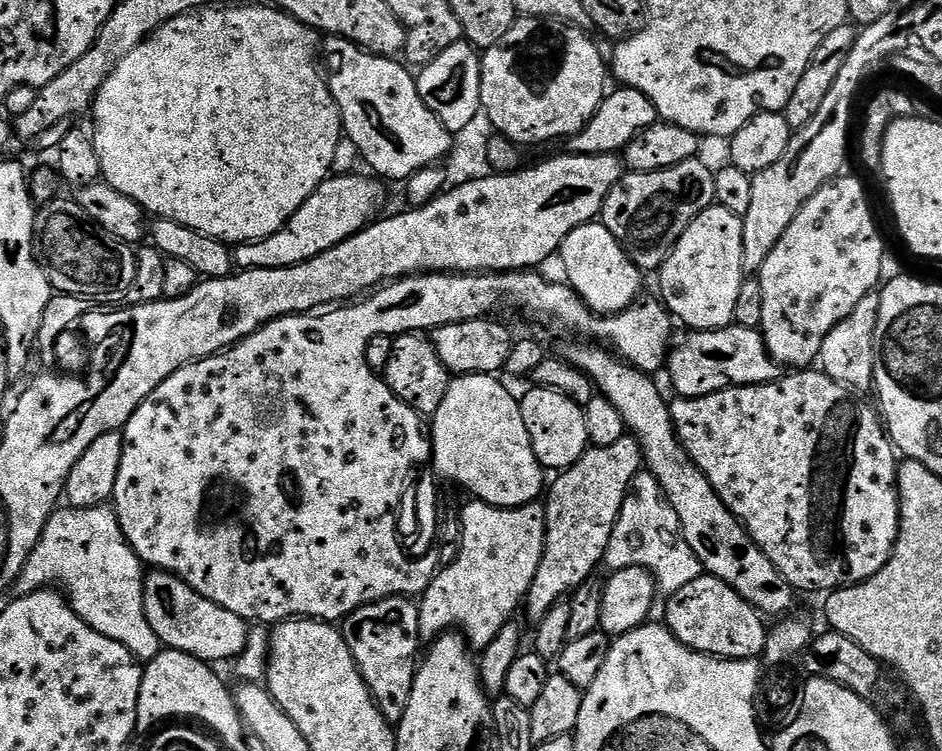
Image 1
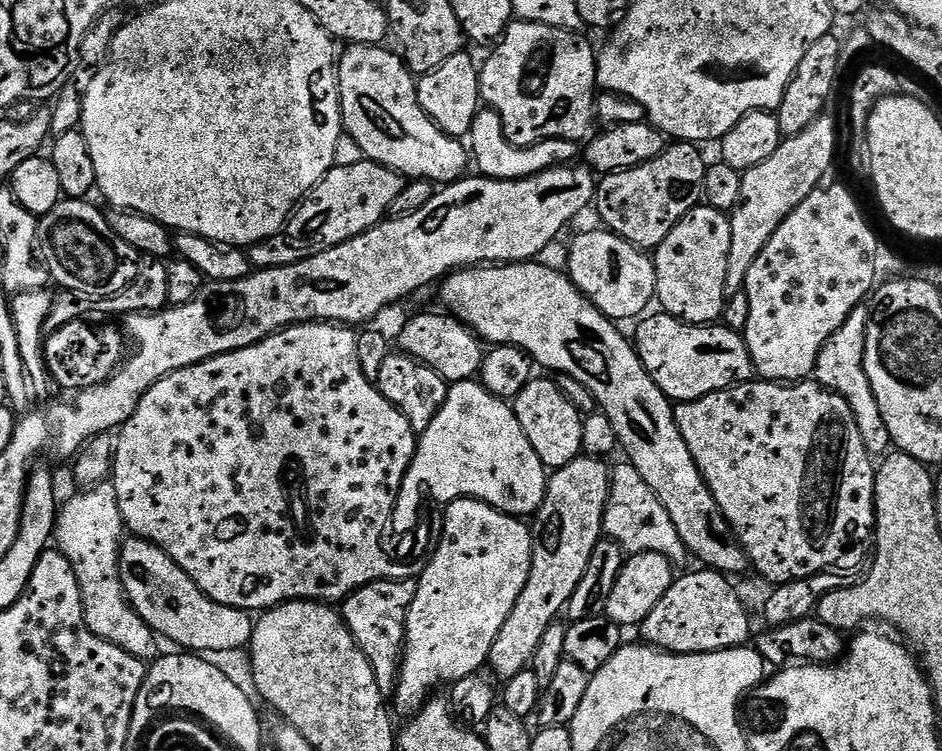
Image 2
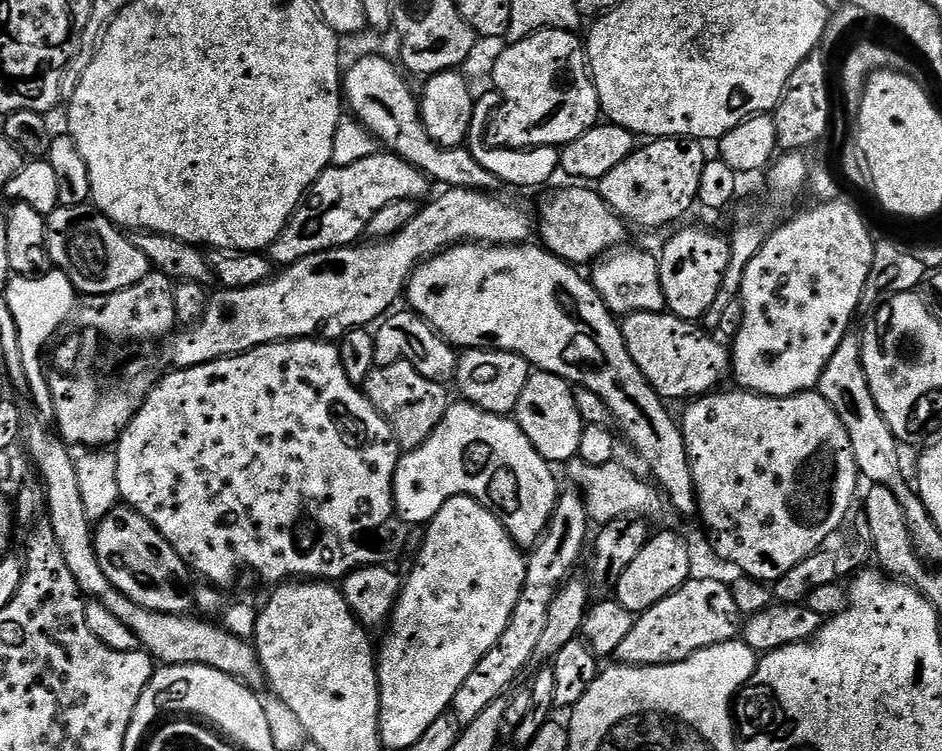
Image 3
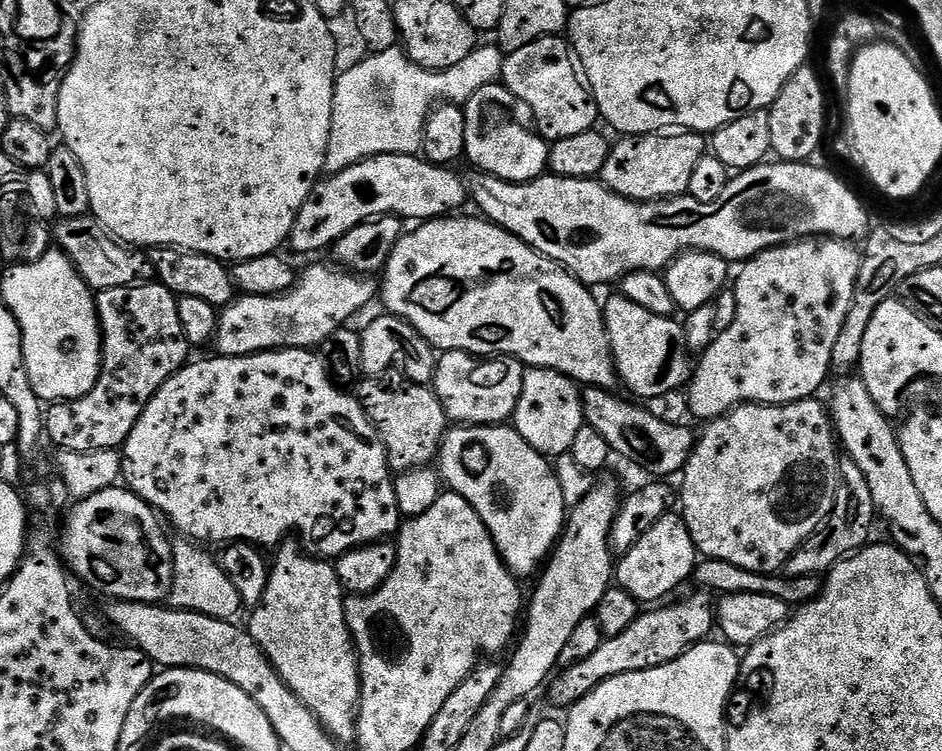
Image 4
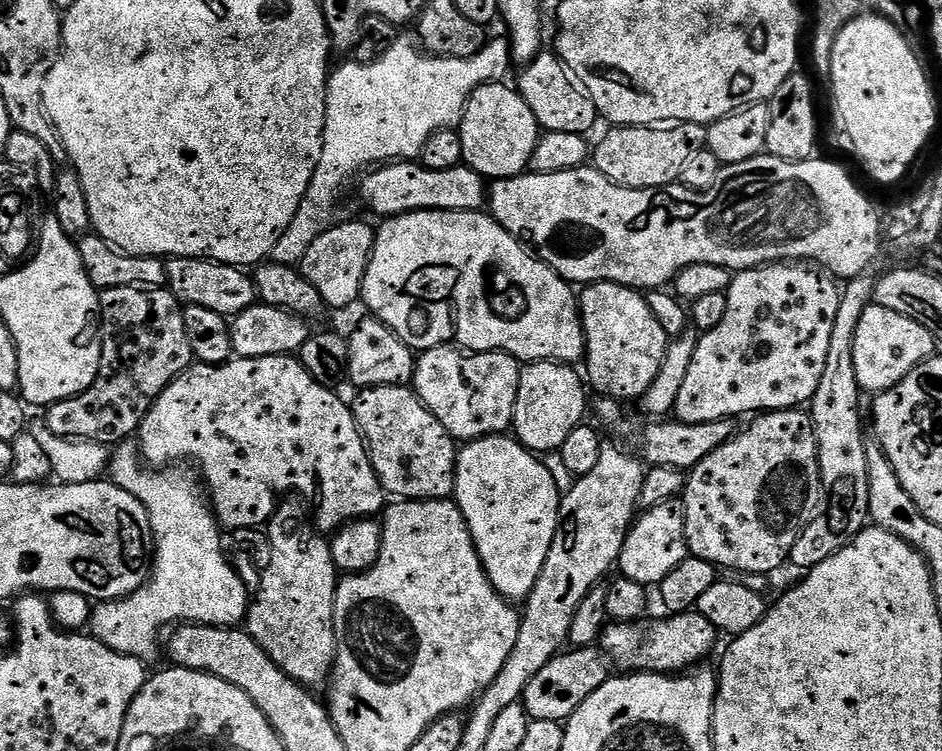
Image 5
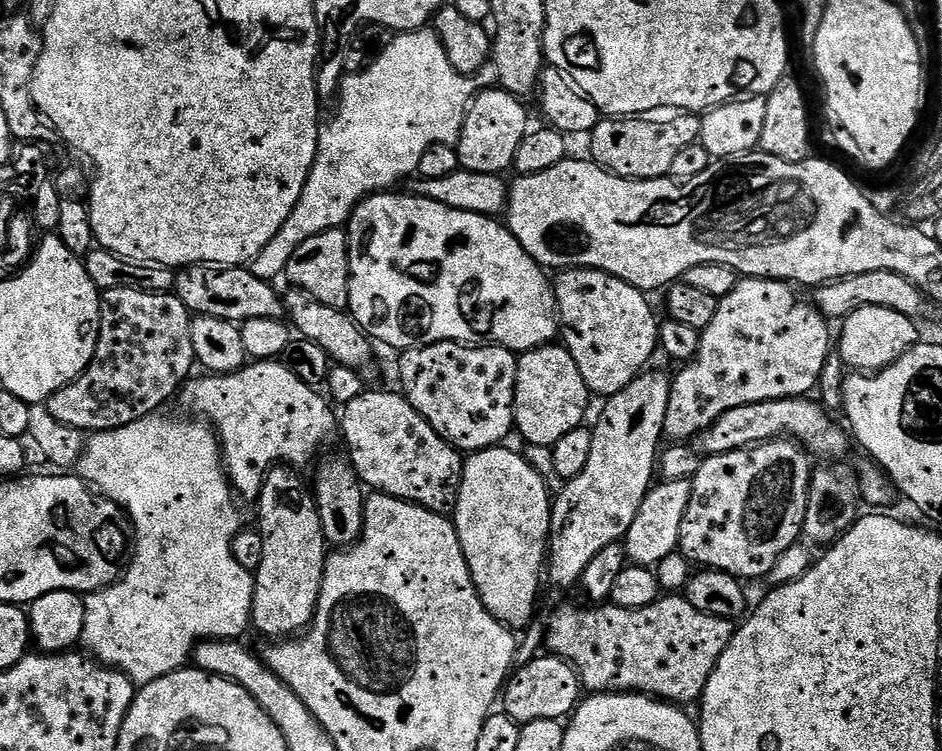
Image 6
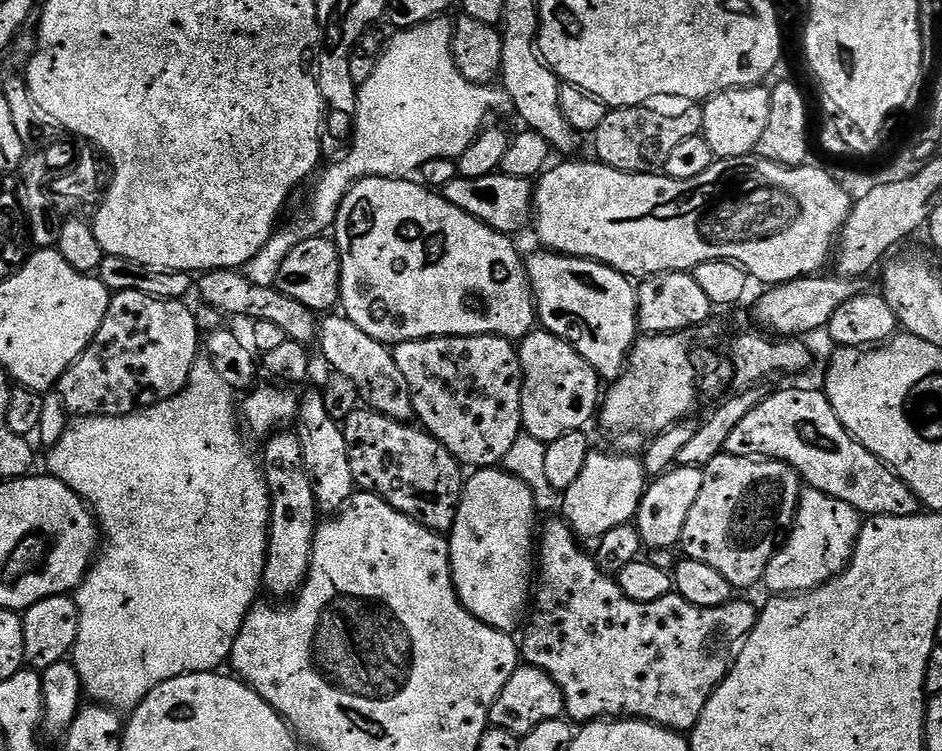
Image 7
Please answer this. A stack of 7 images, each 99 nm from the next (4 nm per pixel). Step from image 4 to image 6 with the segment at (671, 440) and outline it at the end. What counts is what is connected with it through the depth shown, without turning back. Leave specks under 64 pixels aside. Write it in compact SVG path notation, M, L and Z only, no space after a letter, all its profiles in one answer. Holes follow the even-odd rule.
M812 398L767 400L761 404L747 404L738 406L734 410L726 410L722 418L718 418L702 433L705 448L703 451L714 456L721 456L727 452L737 452L739 448L750 448L754 444L762 444L766 440L791 438L807 449L813 457L825 456L823 458L825 461L839 461L848 450L849 433L843 427L840 429L828 417L831 416L829 409L825 408L823 403L813 400Z

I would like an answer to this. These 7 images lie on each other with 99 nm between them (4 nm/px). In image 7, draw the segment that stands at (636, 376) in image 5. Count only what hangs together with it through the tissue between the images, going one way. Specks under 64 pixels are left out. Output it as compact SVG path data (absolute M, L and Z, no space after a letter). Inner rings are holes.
M539 251L526 260L539 327L578 350L601 381L618 379L638 339L637 285L618 270L596 260Z

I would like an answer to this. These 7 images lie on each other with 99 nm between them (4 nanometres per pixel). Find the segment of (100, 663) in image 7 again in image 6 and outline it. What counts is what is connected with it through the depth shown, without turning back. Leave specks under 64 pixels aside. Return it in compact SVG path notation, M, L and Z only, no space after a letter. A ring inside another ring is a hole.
M153 414L138 422L130 422L121 428L97 432L87 437L84 453L80 455L78 472L93 489L99 490L108 500L124 509L129 521L134 525L134 555L126 571L116 583L99 592L89 592L84 596L86 606L86 626L82 630L82 644L87 655L97 659L108 668L124 672L137 685L143 686L162 678L171 672L179 672L193 659L196 645L205 640L240 640L243 632L252 624L252 599L256 589L253 573L240 565L238 557L232 553L232 543L240 532L240 508L236 505L237 497L228 479L220 450L220 441L207 423L196 420L175 420L172 416Z

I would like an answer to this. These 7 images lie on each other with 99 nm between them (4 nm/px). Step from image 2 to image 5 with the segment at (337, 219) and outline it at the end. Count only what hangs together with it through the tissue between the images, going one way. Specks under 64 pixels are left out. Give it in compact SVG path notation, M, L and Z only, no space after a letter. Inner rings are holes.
M389 162L369 171L360 182L361 198L380 218L435 208L447 212L479 212L490 196L485 177L467 166L450 170L430 170L419 162Z

